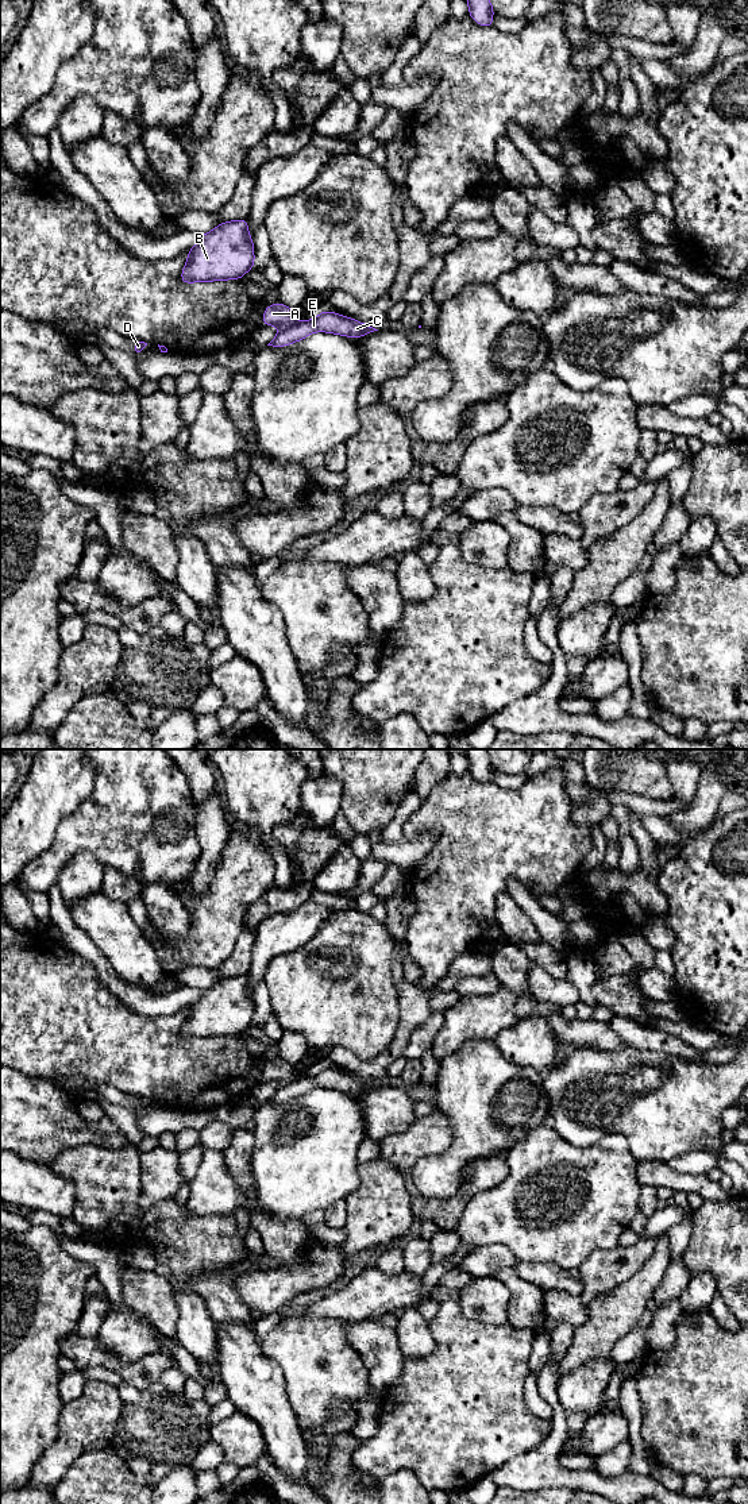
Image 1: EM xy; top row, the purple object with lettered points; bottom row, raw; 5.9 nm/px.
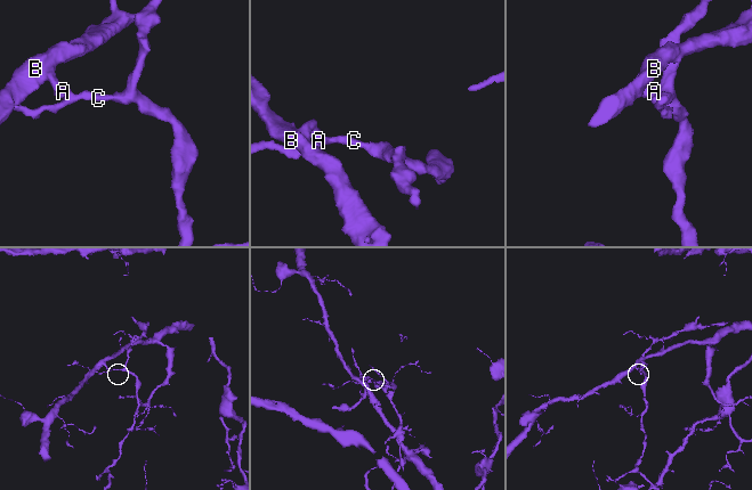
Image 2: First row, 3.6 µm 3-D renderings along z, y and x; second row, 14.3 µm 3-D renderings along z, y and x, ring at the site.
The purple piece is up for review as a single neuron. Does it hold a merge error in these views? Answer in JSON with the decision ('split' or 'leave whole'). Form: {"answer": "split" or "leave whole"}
{"answer": "split"}

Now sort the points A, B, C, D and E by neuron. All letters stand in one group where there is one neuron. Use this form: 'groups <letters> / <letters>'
groups A B / C D E

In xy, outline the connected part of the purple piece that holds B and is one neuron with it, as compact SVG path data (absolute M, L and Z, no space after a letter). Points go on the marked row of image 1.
M247 219L224 221L189 250L181 281L211 282L240 279L254 267L254 243Z

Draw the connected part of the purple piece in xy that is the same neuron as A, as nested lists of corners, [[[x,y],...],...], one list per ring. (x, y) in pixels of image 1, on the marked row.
[[[284,304],[267,305],[262,319],[263,325],[289,327],[296,324],[294,311]]]

